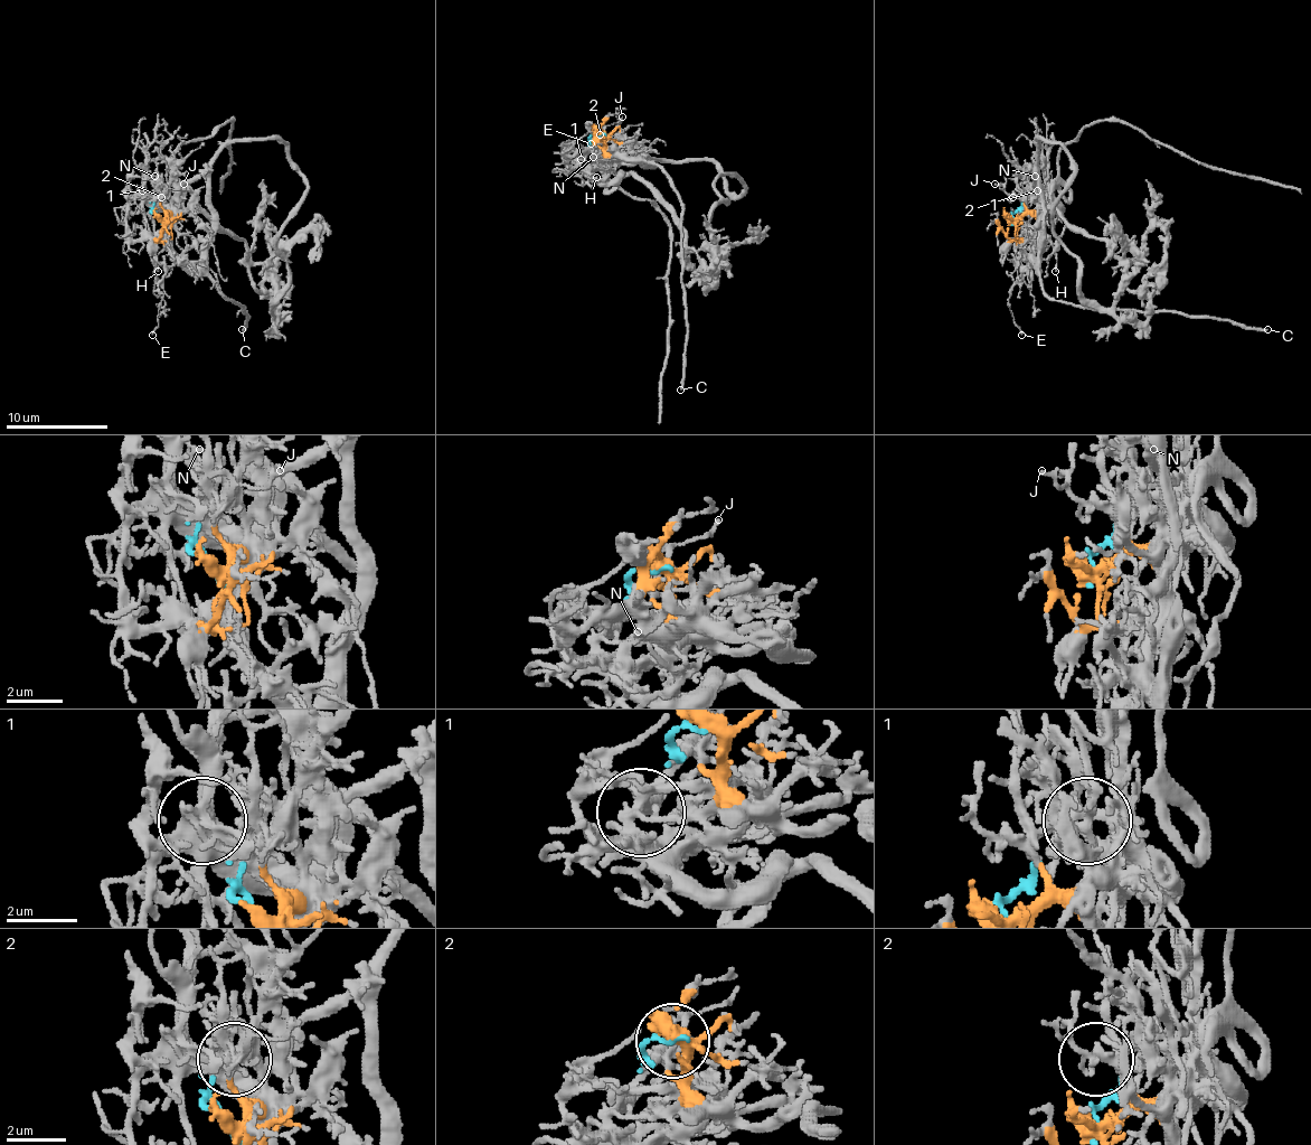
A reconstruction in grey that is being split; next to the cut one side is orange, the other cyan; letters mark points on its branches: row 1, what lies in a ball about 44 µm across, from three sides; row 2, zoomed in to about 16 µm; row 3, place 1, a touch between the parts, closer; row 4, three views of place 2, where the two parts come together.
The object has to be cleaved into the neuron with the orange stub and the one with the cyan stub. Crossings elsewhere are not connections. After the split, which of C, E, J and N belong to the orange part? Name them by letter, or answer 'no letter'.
C, E, J, N

